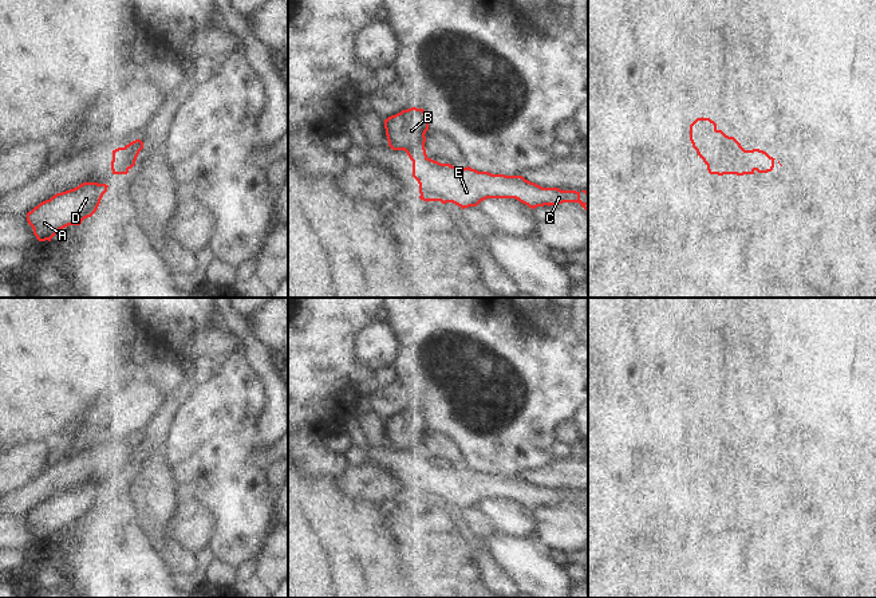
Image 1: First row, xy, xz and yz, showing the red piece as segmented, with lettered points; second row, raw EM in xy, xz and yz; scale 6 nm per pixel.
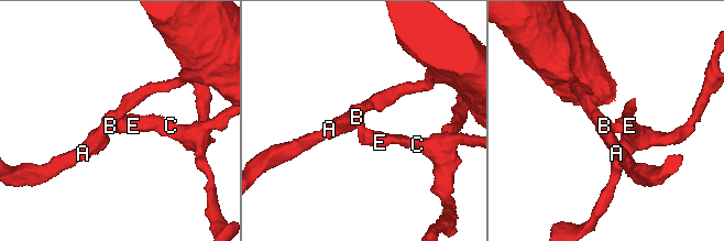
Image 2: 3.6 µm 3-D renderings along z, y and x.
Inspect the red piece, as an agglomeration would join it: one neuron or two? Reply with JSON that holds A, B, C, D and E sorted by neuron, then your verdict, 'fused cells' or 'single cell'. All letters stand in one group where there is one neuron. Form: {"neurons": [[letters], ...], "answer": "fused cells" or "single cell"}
{"neurons": [["A", "B", "D"], ["C", "E"]], "answer": "fused cells"}

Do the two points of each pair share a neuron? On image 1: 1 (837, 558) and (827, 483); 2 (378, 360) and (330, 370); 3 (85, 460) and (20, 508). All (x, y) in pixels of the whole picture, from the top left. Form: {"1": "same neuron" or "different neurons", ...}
{"1": "same neuron", "2": "different neurons", "3": "same neuron"}

